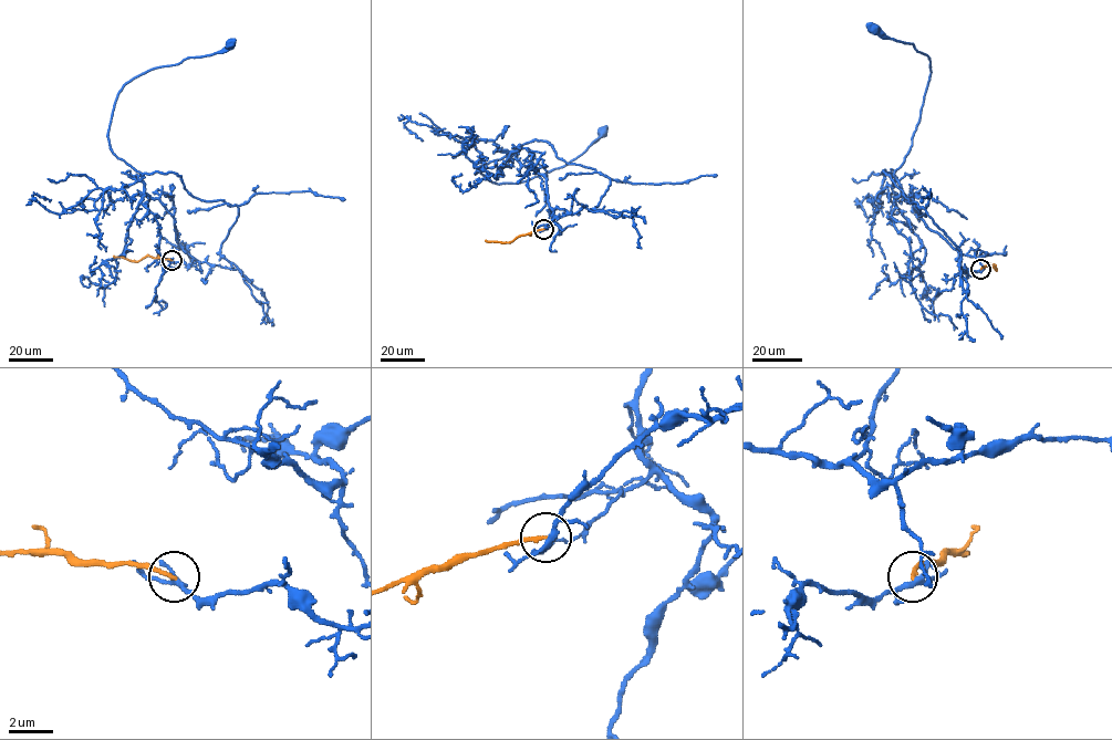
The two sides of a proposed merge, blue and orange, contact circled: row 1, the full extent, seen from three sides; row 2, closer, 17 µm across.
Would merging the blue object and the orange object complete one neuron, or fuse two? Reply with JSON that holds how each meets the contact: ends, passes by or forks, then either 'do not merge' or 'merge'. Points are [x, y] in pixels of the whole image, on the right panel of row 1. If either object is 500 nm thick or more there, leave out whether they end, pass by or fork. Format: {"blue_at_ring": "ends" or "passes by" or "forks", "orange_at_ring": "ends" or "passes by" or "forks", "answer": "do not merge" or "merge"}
{"blue_at_ring": "passes by", "orange_at_ring": "ends", "answer": "do not merge"}

